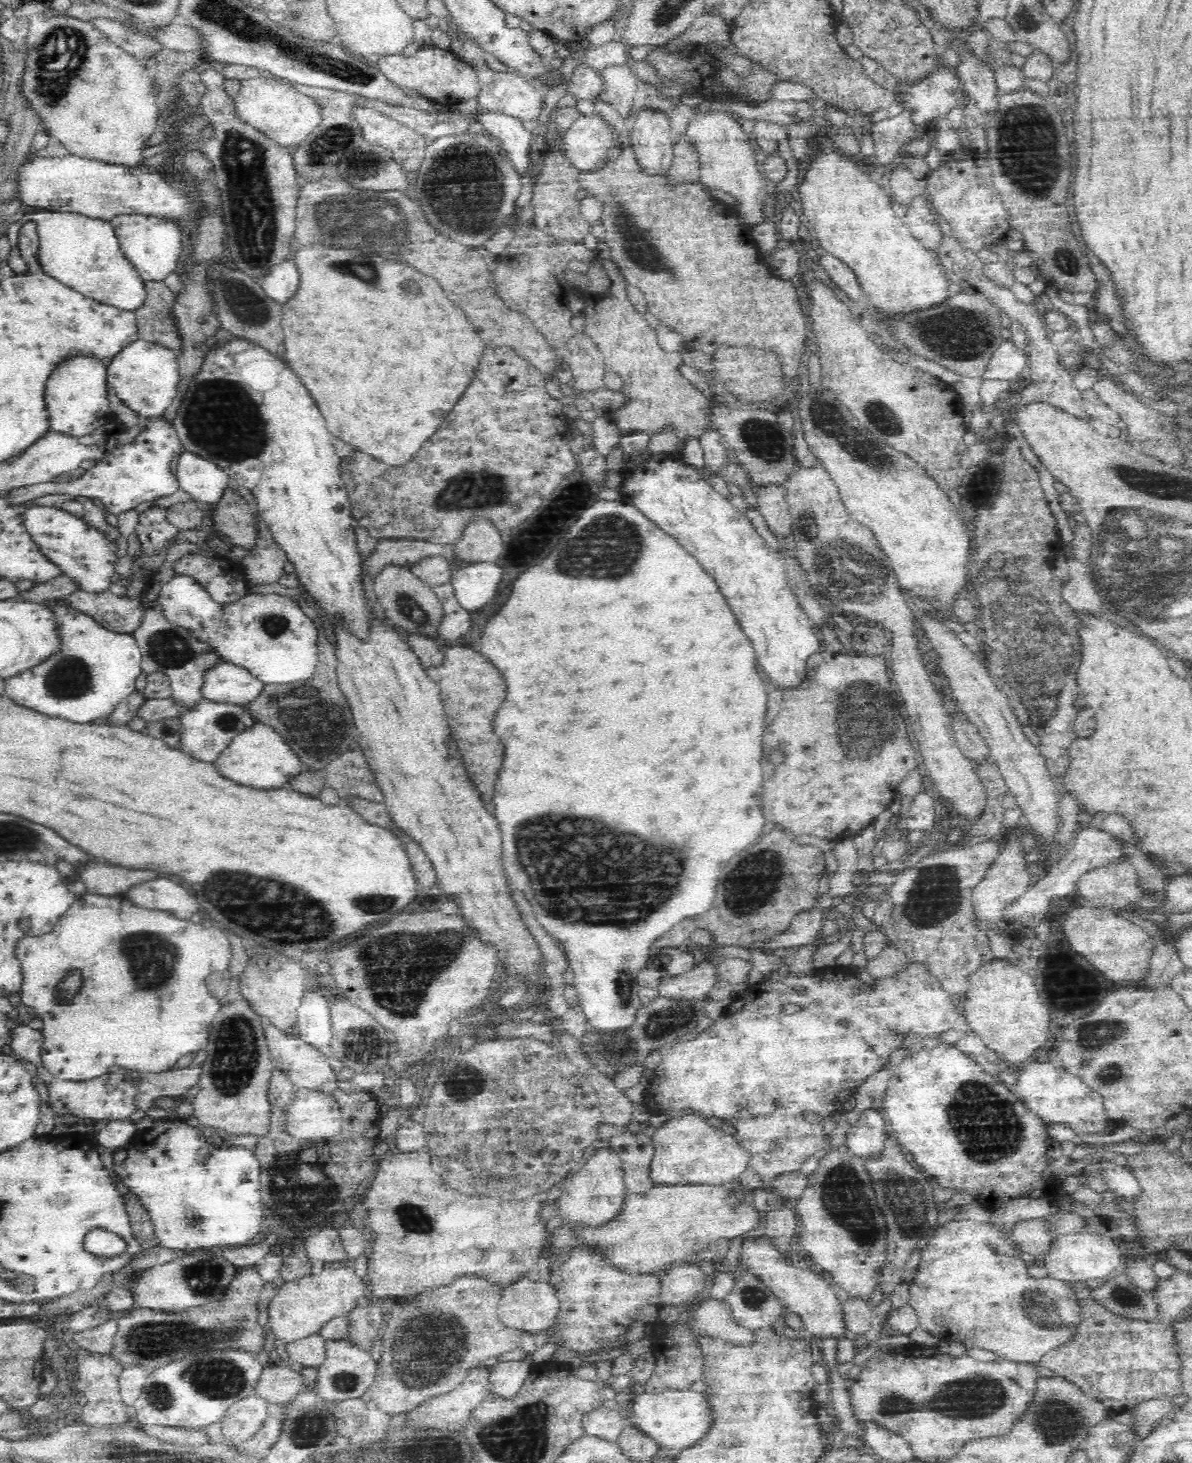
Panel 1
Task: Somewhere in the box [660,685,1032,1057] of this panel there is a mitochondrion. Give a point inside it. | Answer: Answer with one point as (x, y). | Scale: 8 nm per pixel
(754, 882)

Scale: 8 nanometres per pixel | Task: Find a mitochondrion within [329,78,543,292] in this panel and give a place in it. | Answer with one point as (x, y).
(464, 191)

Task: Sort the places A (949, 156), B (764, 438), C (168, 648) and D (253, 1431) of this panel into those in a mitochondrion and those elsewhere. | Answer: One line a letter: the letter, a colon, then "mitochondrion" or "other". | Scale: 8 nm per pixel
A: other
B: mitochondrion
C: mitochondrion
D: other

